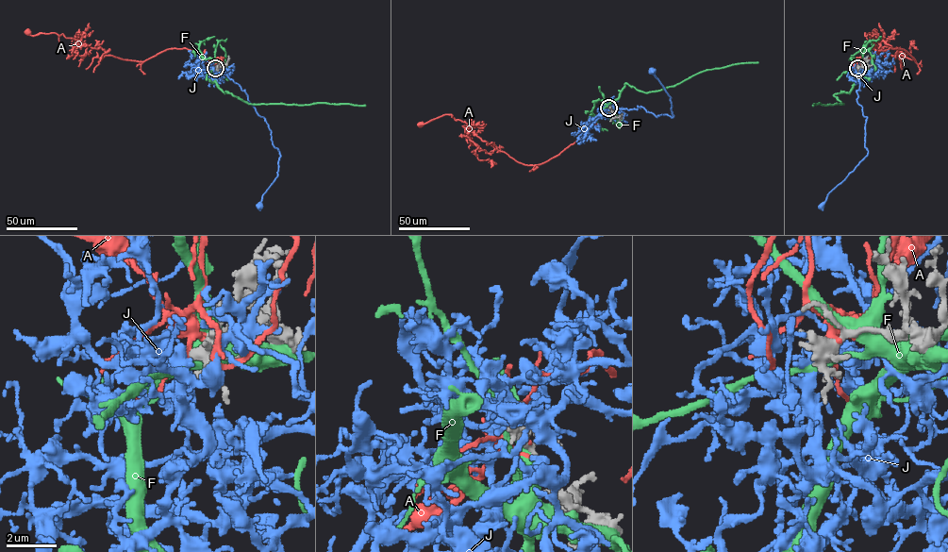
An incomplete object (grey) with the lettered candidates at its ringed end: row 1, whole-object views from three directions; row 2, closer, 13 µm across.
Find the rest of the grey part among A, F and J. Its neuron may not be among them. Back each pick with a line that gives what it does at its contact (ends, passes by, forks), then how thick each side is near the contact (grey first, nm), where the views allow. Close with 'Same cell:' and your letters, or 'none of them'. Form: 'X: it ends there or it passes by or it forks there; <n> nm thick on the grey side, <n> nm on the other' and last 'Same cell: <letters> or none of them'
J: it forks there; 280 nm thick on the grey side, 400 nm on the other
Same cell: J

